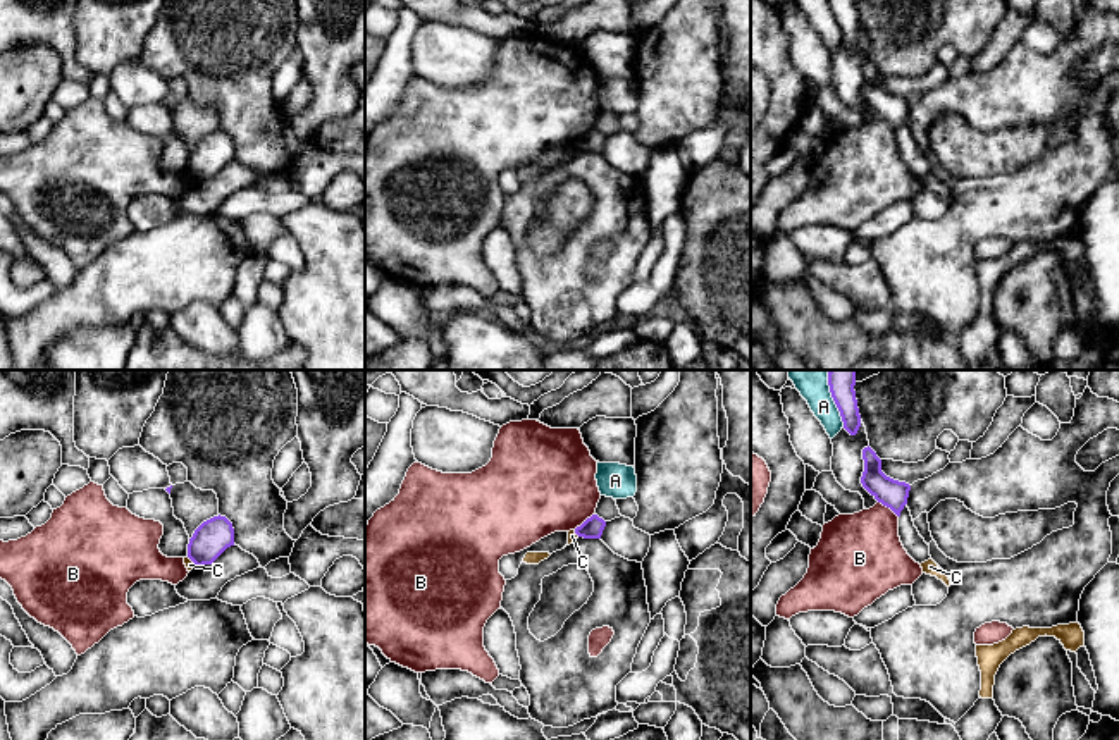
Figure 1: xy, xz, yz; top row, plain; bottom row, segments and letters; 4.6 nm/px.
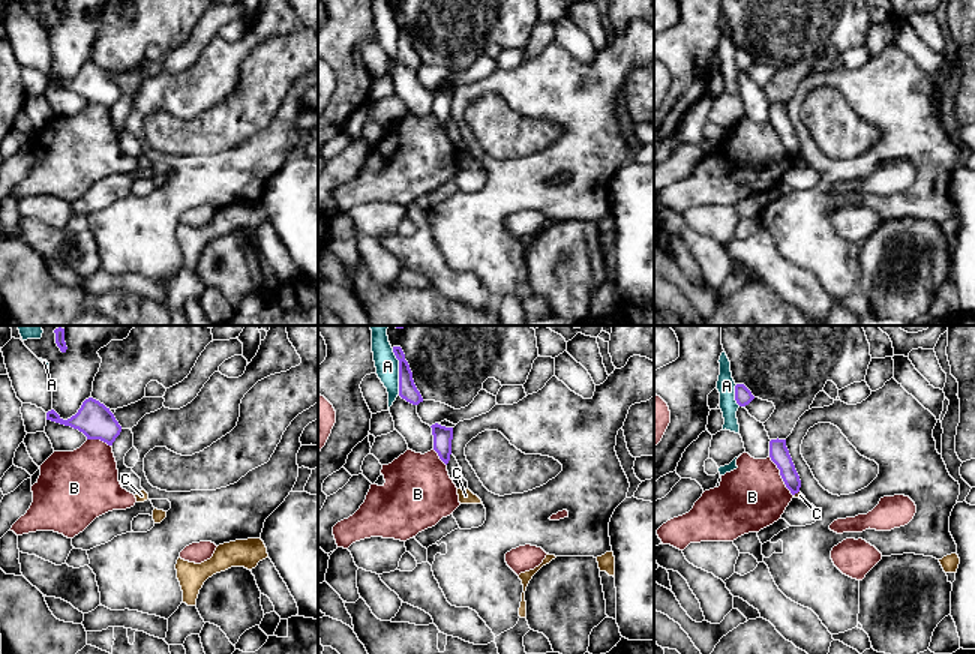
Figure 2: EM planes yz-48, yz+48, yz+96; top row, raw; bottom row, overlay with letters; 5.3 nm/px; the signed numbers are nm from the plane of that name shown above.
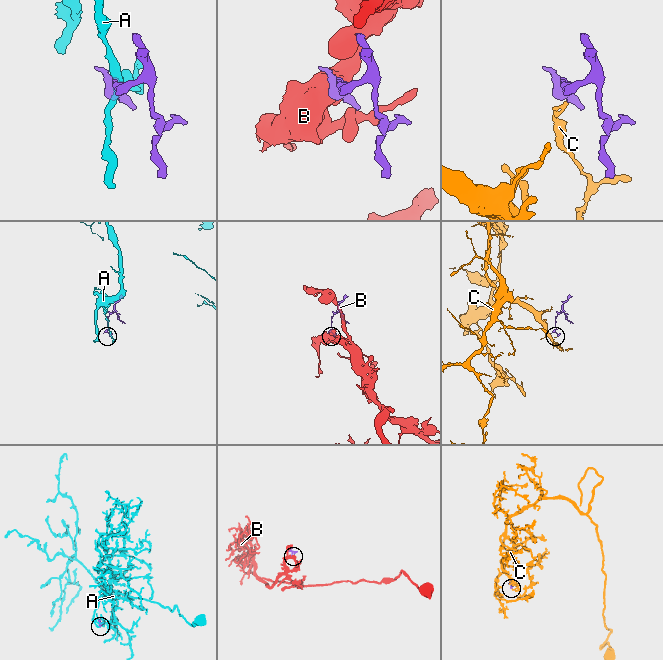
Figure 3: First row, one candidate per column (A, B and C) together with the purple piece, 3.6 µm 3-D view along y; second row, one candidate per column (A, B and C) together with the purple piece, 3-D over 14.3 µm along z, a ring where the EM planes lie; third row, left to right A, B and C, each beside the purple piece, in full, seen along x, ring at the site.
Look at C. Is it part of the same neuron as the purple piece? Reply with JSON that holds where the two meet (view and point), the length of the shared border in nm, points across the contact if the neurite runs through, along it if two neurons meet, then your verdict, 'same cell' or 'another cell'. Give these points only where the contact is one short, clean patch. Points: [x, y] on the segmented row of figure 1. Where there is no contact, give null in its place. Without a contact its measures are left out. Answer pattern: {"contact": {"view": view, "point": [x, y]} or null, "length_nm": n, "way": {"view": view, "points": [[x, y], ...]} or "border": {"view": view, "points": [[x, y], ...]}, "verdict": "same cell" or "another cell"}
{"contact": {"view": "xy", "point": [193, 561]}, "length_nm": 60, "border": {"view": "xy", "points": [[188, 556], [197, 565]]}, "verdict": "another cell"}

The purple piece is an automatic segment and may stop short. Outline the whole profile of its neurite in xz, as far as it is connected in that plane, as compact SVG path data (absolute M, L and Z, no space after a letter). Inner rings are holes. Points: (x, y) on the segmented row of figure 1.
M597 515L587 518L580 527L575 528L575 533L584 539L601 539L606 521Z

